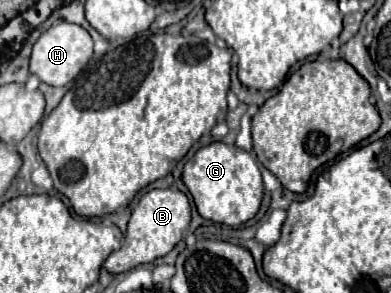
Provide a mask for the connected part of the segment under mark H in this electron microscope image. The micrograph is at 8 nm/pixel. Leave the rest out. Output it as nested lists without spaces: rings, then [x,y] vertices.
[[[61,20],[59,24],[55,24],[47,32],[43,32],[41,38],[35,42],[29,70],[31,70],[31,74],[39,76],[43,82],[47,82],[51,86],[65,86],[83,70],[83,66],[91,60],[91,56],[93,56],[91,34],[79,24]]]

